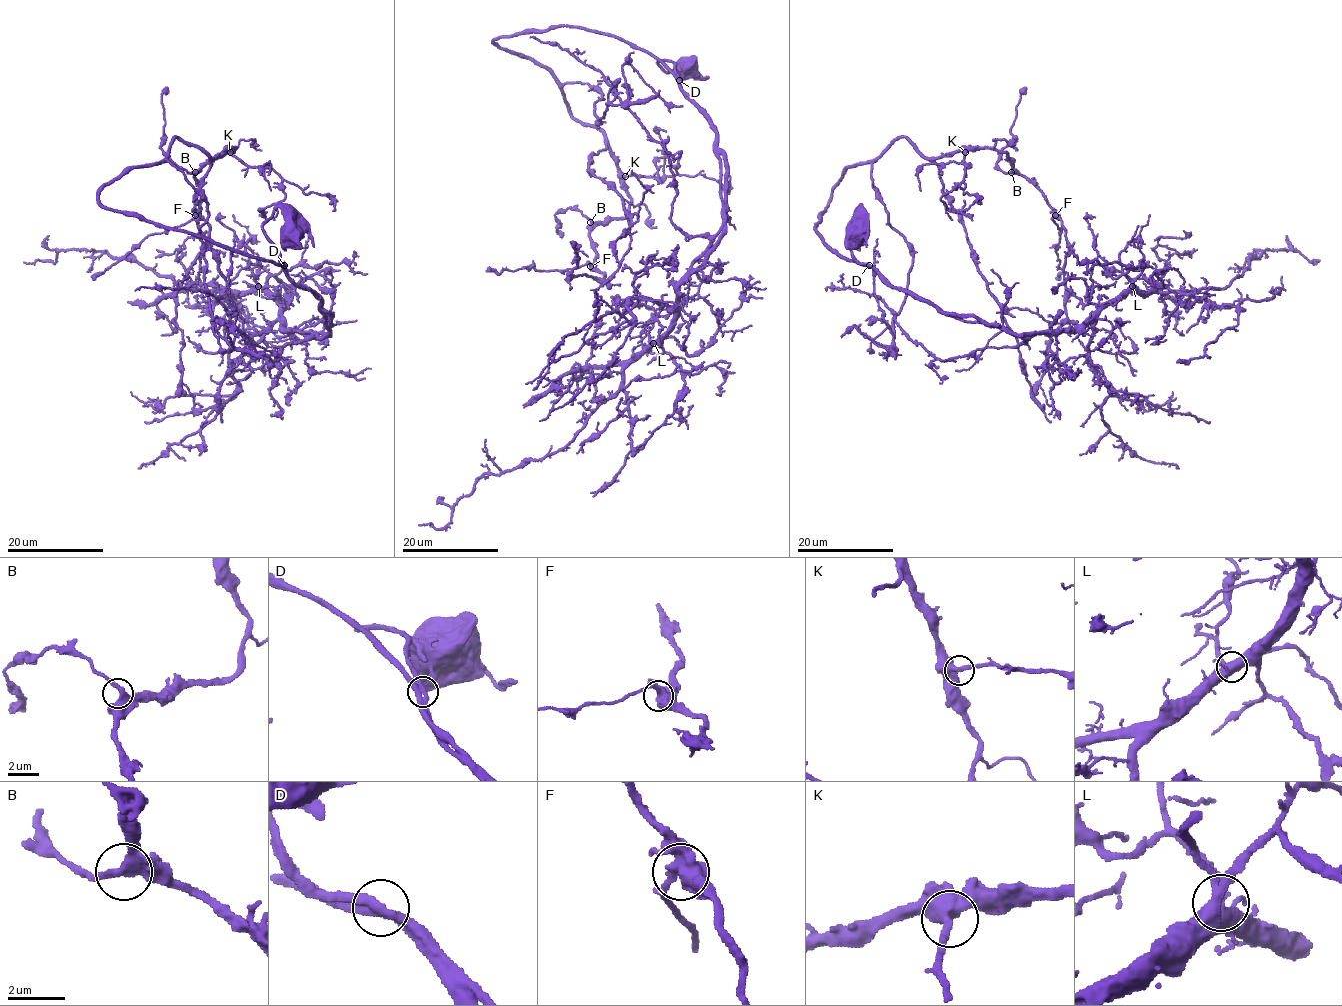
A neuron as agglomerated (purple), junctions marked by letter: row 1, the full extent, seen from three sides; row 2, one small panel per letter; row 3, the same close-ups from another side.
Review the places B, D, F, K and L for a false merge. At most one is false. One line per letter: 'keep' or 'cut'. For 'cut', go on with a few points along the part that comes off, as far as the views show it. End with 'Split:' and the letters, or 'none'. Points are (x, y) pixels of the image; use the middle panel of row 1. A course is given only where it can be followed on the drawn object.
B: keep
D: keep
F: keep
K: keep
L: keep
Split: none

